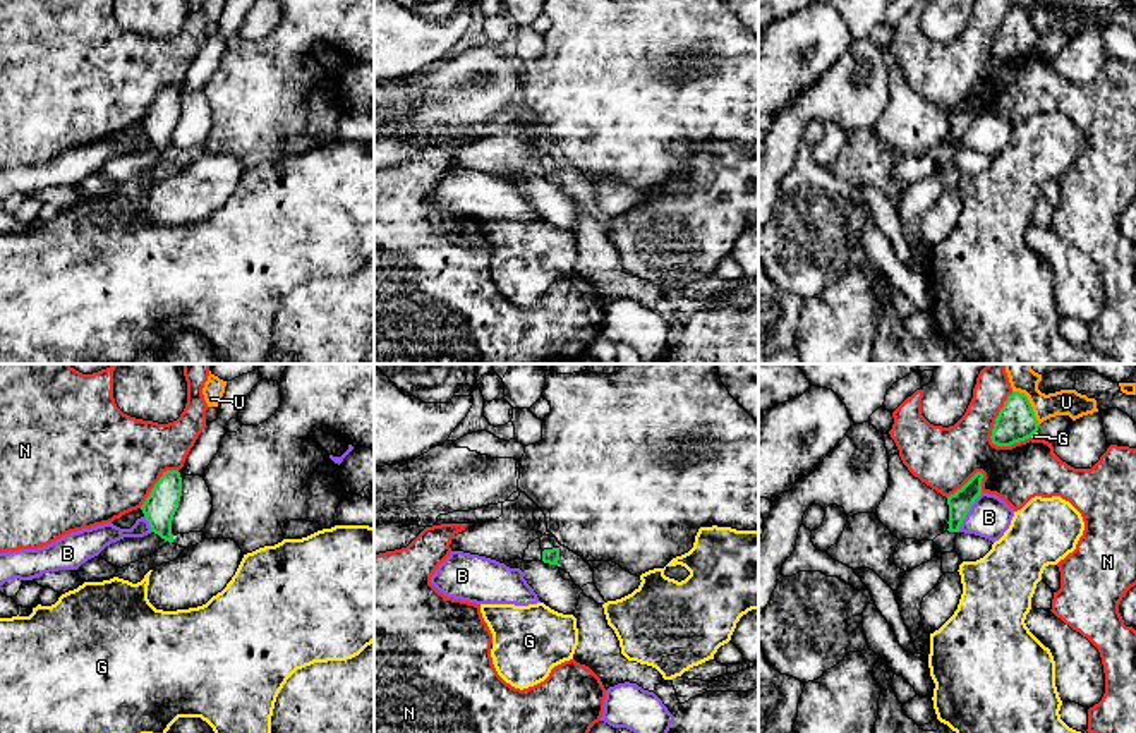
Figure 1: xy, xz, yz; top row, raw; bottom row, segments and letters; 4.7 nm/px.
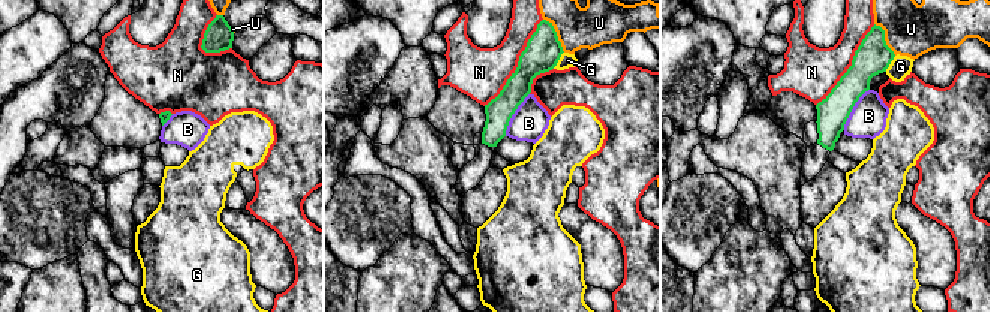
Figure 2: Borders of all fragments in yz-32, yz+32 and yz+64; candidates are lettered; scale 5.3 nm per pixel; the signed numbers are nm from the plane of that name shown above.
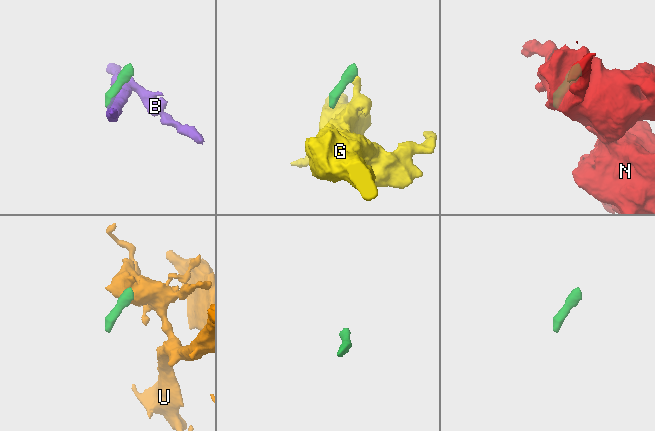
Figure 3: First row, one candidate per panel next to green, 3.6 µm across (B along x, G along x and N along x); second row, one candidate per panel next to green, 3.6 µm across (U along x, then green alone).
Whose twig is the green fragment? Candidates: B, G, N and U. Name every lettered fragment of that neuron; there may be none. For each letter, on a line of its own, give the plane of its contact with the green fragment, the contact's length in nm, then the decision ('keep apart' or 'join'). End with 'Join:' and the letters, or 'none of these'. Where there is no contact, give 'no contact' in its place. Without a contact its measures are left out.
B: yz | 220 nm | keep apart
G: yz | 40 nm | keep apart
N: yz | 280 nm | keep apart
U: yz | 200 nm | keep apart
Join: none of these

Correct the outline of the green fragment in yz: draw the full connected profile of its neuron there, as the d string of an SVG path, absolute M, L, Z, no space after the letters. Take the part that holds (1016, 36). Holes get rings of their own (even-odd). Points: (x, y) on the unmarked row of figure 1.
M1012 7L995 34L990 55L997 62L1011 62L1031 53L1038 41L1028 12Z

